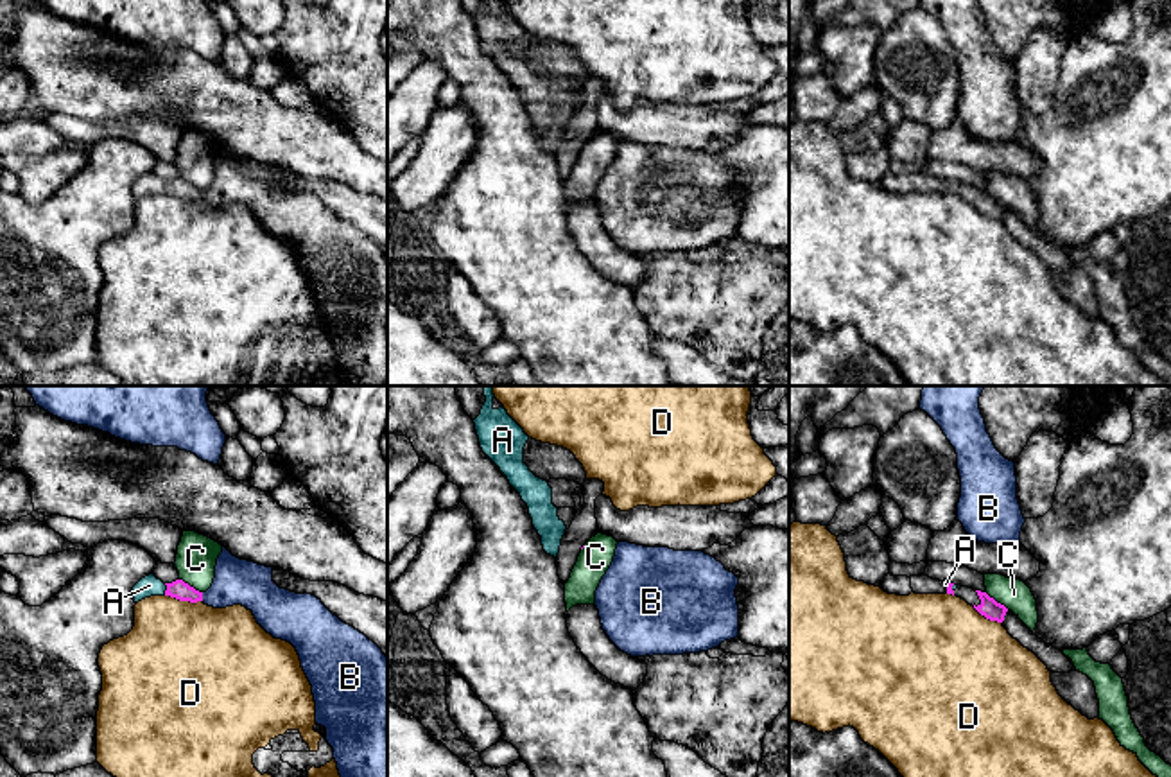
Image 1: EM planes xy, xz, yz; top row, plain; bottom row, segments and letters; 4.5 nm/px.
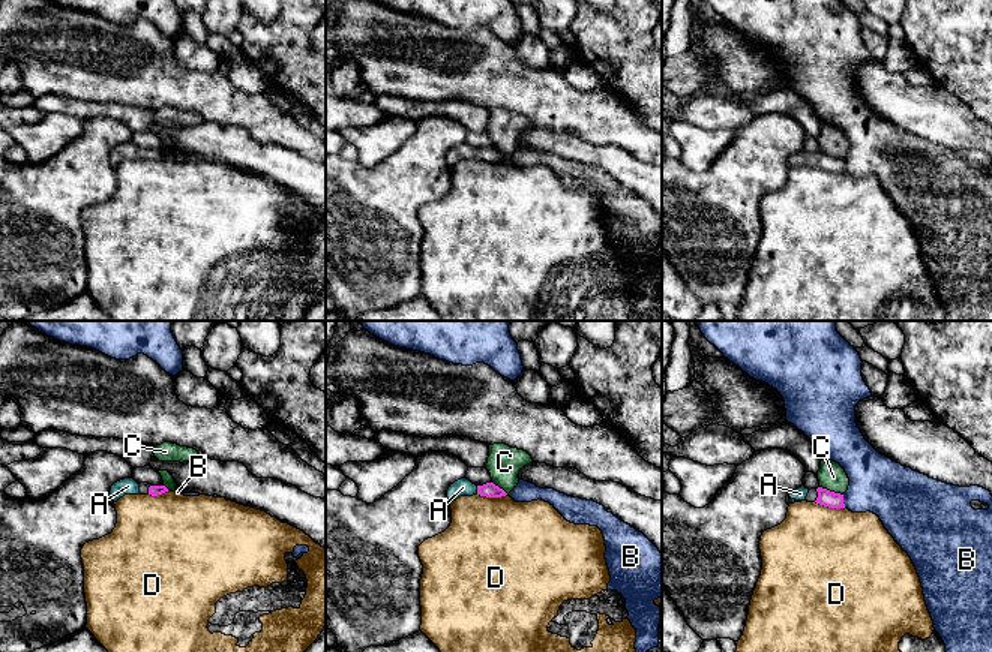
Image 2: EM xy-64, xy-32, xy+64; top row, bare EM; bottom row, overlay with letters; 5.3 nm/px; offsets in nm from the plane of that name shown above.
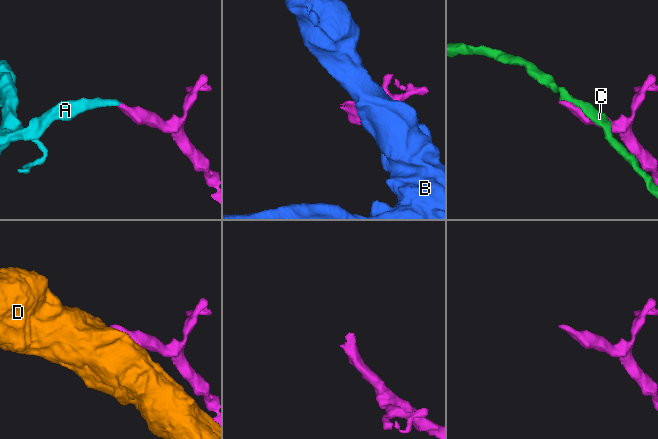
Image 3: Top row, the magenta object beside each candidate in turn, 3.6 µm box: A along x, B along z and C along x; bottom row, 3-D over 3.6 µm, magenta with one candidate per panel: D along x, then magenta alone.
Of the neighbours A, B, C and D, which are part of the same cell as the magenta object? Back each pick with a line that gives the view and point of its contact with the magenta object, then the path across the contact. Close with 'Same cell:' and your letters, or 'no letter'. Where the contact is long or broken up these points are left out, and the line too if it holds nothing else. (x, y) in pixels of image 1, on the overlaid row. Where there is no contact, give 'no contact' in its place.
A: meets magenta in xy at (167, 589); runs through xy (178, 589), (167, 589), (149, 585)
Same cell: A

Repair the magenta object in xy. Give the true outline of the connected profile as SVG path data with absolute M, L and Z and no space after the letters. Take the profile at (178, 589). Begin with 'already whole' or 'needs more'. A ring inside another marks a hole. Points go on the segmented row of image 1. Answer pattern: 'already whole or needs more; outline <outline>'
needs more; outline M149 574L142 578L134 587L133 587L133 599L134 603L151 598L151 596L170 596L179 601L190 601L197 603L203 601L203 592L195 590L183 580L176 580L172 583L163 583L158 580L154 574Z

